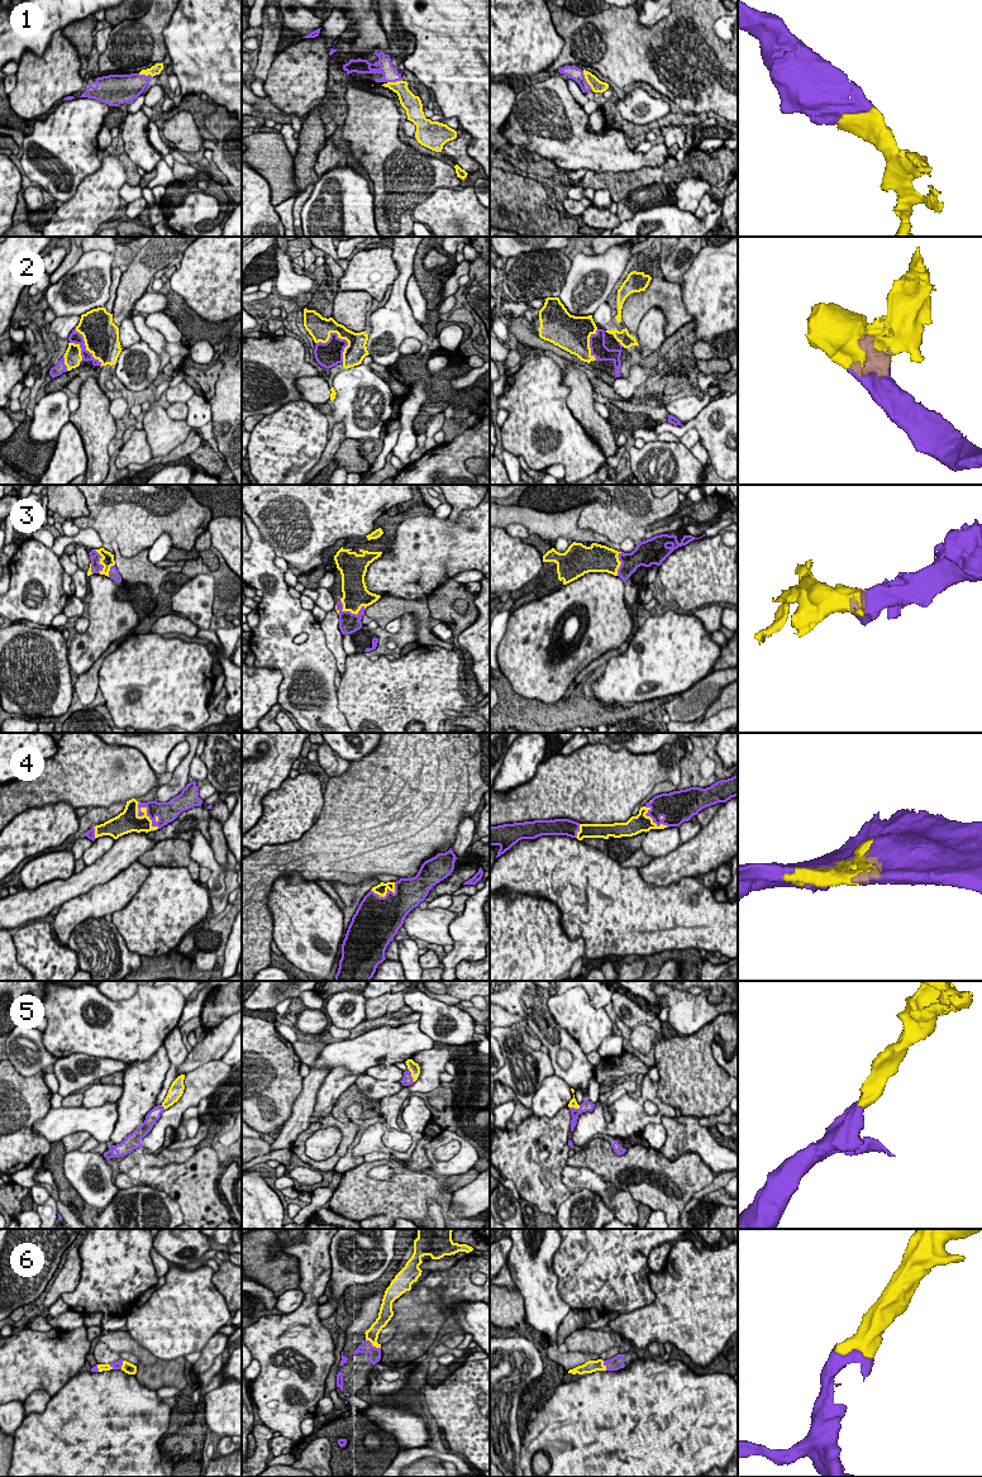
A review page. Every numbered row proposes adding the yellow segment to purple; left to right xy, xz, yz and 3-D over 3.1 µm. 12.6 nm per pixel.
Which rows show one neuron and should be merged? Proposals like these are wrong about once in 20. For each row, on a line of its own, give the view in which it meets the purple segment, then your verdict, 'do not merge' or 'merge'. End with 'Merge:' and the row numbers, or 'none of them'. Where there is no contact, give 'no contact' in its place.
1: yz | merge
2: xz | merge
3: xz | merge
4: xy | merge
5: xz | merge
6: xz | merge
Merge: 1, 2, 3, 4, 5, 6

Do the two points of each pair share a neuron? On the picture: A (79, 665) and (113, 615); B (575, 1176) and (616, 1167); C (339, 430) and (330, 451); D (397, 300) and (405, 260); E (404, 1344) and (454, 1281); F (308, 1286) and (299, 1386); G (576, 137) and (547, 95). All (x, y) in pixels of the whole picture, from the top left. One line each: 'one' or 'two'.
A: one
B: two
C: one
D: one
E: one
F: one
G: one

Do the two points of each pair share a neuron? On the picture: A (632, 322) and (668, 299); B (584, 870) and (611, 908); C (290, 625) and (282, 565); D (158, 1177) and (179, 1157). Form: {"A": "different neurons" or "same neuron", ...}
{"A": "same neuron", "B": "same neuron", "C": "different neurons", "D": "different neurons"}

